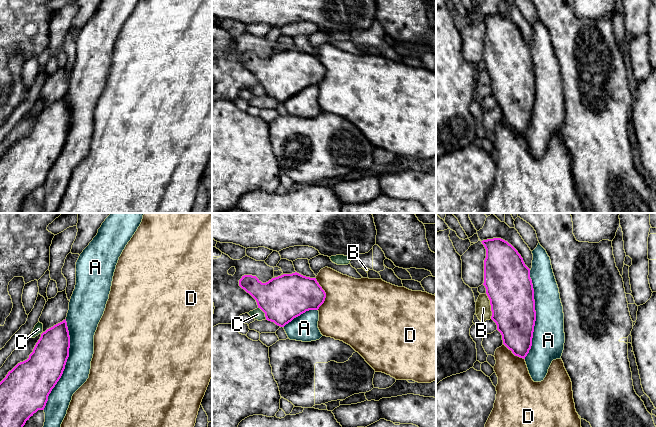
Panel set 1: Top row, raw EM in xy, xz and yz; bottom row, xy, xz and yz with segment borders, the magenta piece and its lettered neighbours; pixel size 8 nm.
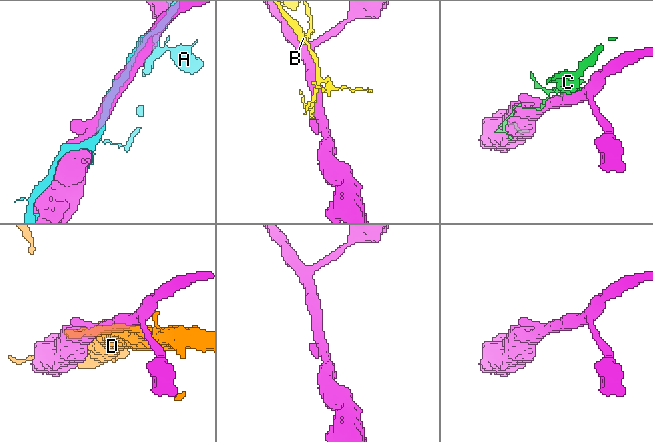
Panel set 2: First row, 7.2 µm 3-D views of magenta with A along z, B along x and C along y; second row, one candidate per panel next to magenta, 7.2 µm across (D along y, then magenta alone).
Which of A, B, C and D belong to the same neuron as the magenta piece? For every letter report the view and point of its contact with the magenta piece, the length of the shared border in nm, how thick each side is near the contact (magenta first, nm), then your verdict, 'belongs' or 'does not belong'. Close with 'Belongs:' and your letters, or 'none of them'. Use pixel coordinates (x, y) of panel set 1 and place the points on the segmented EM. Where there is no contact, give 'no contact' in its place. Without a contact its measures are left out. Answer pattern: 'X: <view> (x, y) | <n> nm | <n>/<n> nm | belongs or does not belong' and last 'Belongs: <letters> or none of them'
A: xy (65, 364) | 750 nm | 320/200 nm | does not belong
B: yz (491, 306) | 220 nm | 380/130 nm | does not belong
C: xz (264, 312) | 120 nm | 360/90 nm | does not belong
D: xz (325, 294) | 260 nm | 340/480 nm | does not belong
Belongs: none of them

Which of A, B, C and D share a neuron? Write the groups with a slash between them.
A / B / C / D

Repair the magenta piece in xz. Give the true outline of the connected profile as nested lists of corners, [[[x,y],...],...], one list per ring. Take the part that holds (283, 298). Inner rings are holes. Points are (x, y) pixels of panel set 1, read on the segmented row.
[[[297,272],[283,274],[262,283],[256,276],[244,275],[239,286],[249,293],[264,313],[266,320],[284,327],[309,310],[318,310],[326,293],[316,278]]]

